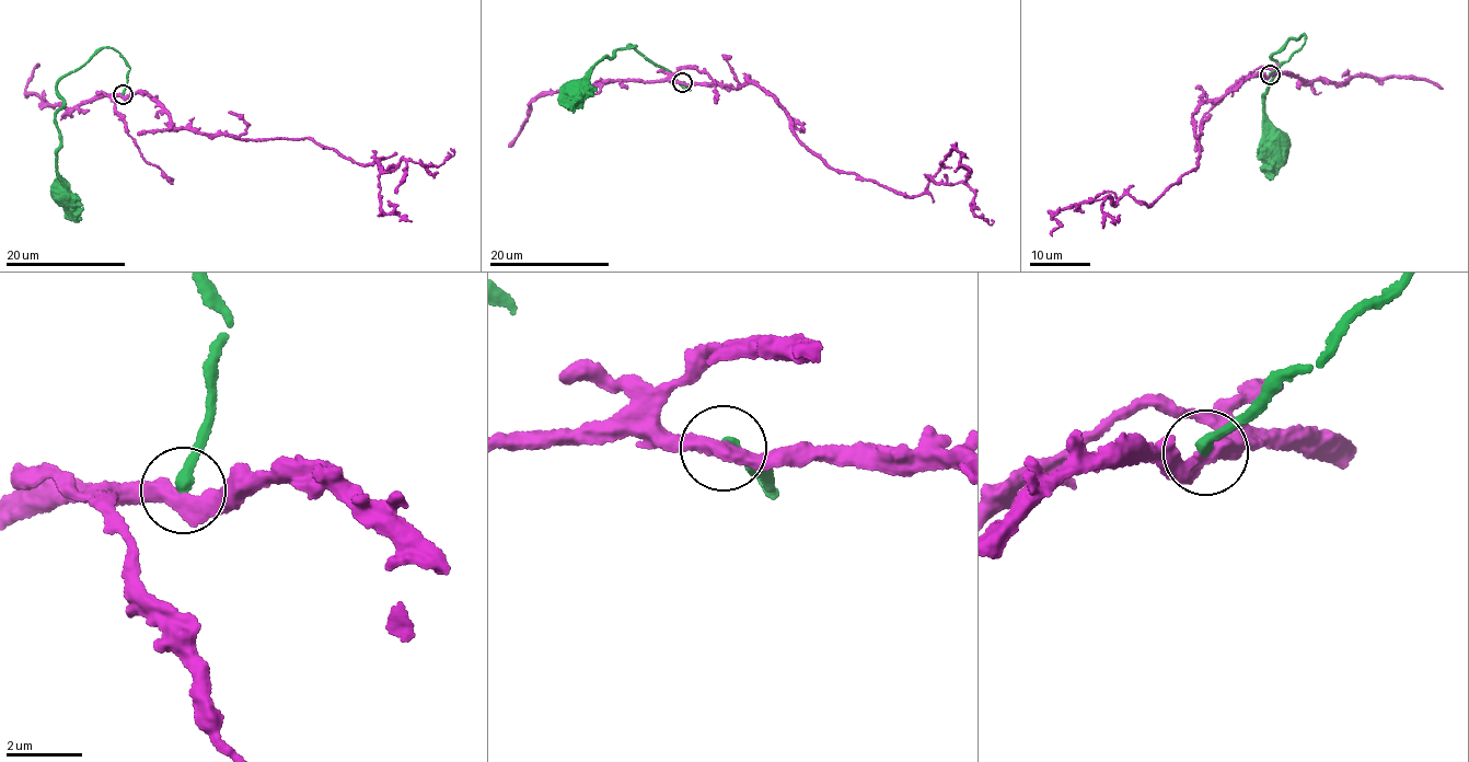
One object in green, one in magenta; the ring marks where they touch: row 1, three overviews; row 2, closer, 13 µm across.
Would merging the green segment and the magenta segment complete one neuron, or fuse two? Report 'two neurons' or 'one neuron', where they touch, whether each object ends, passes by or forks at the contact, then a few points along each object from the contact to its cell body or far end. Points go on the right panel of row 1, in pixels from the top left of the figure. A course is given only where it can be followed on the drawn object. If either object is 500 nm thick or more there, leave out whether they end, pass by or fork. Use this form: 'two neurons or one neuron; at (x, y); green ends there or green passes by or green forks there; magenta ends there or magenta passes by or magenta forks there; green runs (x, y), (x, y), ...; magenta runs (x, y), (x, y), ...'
two neurons; at (1270, 74); green ends there; magenta passes by; green runs (1270, 74), (1306, 38), (1302, 35), (1292, 39), (1272, 56), (1276, 74), (1264, 95), (1264, 123), (1277, 143); magenta runs (1270, 74), (1251, 76), (1200, 104), (1191, 114), (1195, 168), (1147, 206), (1106, 191), (1052, 215), (1053, 235)

